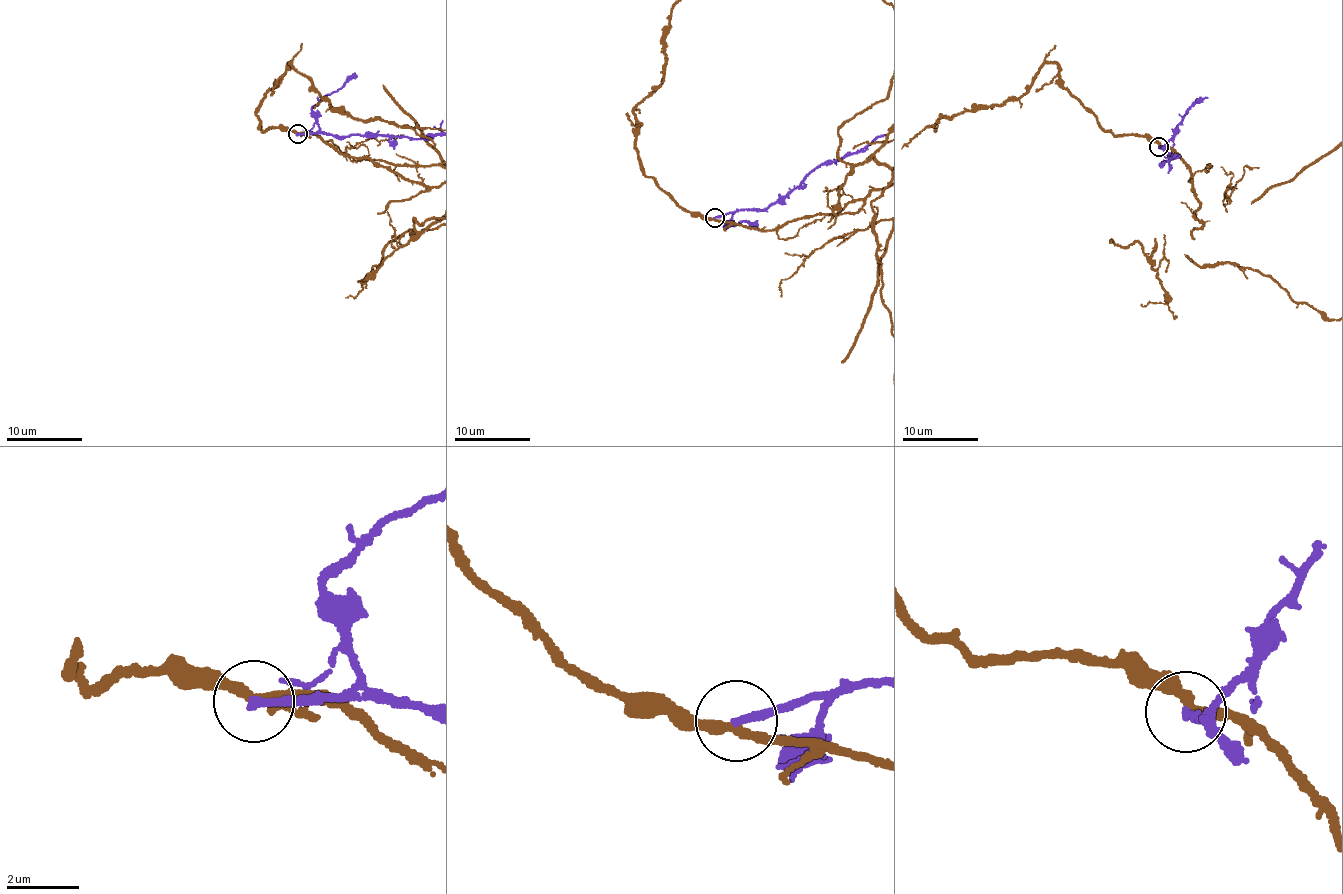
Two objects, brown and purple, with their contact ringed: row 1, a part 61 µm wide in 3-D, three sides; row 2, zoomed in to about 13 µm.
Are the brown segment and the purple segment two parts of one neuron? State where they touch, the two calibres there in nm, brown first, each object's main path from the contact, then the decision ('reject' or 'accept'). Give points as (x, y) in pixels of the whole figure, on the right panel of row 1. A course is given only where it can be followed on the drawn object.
(1159, 146) | 260/240 nm | purple via (1159, 146), (1176, 155), (1161, 165), (1166, 164), (1169, 167), (1165, 158), (1169, 155) | reject

